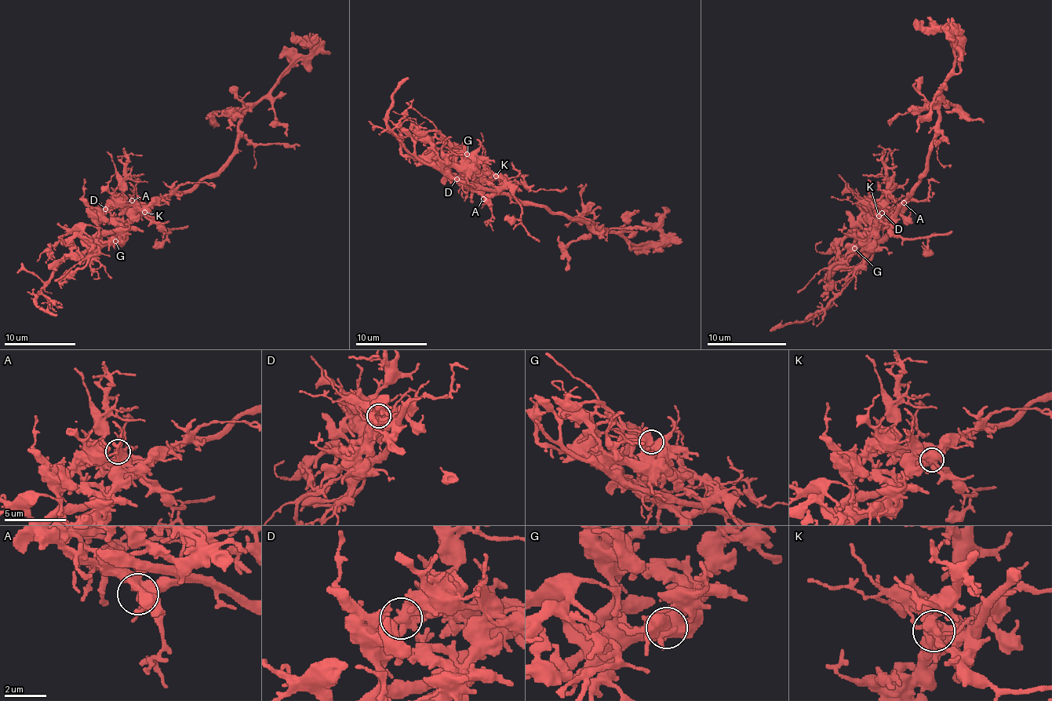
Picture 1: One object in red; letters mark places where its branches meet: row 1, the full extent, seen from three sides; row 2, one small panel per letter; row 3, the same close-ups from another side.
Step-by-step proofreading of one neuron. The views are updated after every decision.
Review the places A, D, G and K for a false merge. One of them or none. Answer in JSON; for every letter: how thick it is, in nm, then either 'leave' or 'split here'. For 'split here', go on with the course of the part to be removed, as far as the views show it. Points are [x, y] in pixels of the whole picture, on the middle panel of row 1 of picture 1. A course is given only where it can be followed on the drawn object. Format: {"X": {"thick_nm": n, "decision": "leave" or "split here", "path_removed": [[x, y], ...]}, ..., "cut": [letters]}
{"A": {"thick_nm": 420, "decision": "leave"}, "D": {"thick_nm": 380, "decision": "leave"}, "G": {"thick_nm": 480, "decision": "leave"}, "K": {"thick_nm": 400, "decision": "split here", "path_removed": [[496, 175], [511, 189], [521, 207], [521, 224], [539, 242]]}, "cut": ["K"]}

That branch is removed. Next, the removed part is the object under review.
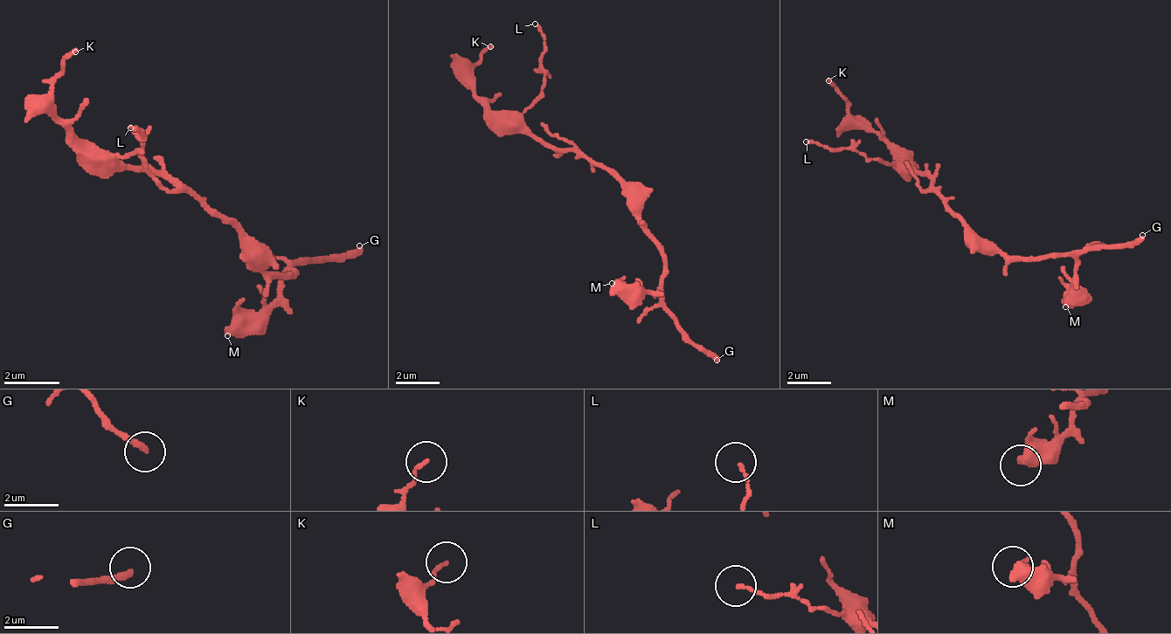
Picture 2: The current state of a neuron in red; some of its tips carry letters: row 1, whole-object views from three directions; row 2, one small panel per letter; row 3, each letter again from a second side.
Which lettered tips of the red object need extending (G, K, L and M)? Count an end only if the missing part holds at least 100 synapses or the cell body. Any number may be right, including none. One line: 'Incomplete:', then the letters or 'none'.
Incomplete: G

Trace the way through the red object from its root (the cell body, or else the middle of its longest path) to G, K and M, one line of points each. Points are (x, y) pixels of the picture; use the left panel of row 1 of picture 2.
G: (213, 210), (255, 252), (255, 259), (269, 273), (290, 273), (290, 266), (297, 259), (345, 259), (359, 245)
K: (213, 210), (206, 210), (165, 176), (109, 162), (54, 113), (54, 72), (75, 51)
M: (213, 210), (255, 252), (255, 259), (269, 273), (290, 273), (283, 280), (283, 287), (227, 335)

